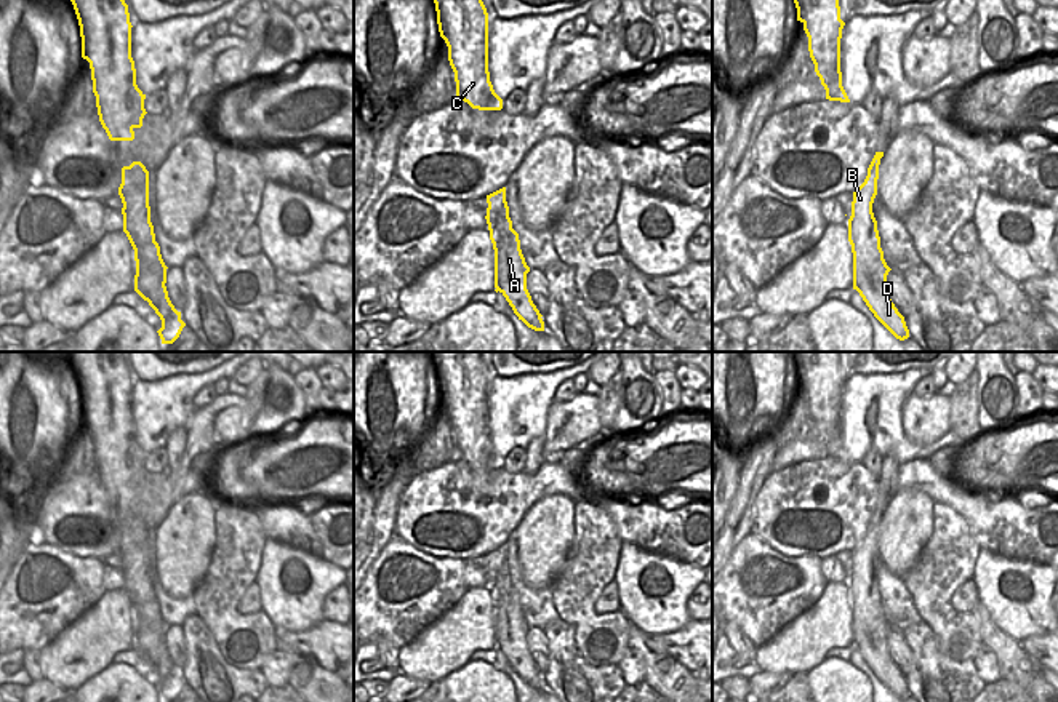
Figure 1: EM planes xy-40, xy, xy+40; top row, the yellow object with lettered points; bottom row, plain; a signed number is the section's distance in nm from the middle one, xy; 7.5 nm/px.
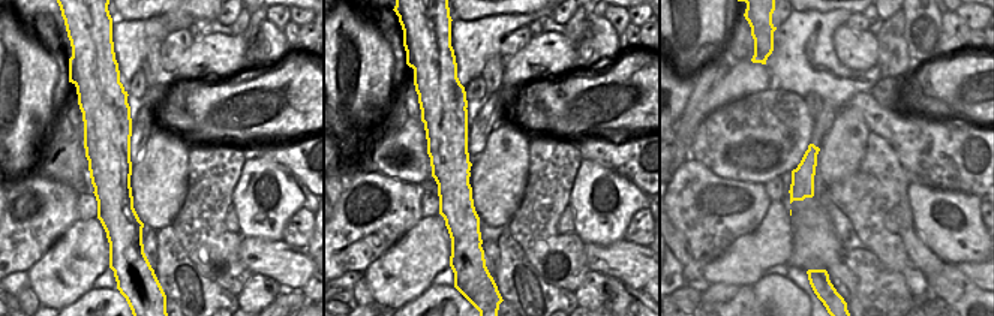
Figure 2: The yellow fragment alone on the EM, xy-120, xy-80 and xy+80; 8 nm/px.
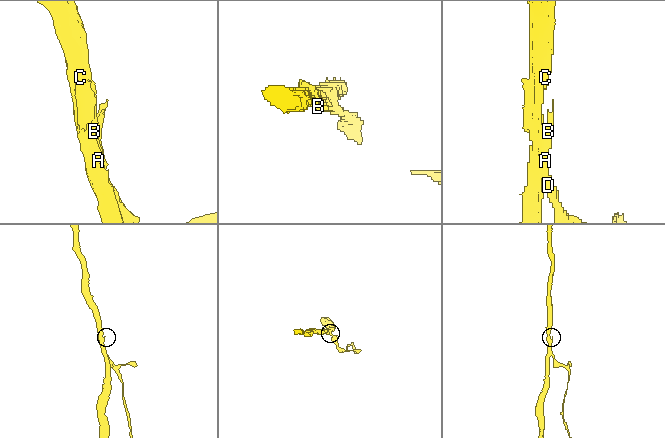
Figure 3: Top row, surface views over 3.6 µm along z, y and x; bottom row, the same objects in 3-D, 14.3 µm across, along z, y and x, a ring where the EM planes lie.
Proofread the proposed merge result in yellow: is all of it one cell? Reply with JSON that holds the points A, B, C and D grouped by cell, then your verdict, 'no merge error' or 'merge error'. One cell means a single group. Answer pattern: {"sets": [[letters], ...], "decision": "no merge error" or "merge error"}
{"sets": [["A", "B", "D"], ["C"]], "decision": "merge error"}

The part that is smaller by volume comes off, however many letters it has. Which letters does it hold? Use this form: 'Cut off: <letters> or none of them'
Cut off: A, B, D

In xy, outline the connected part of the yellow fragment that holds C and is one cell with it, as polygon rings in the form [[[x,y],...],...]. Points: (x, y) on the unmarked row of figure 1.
[[[432,352],[440,395],[448,405],[456,457],[479,469],[501,469],[488,430],[488,371],[480,352]]]

